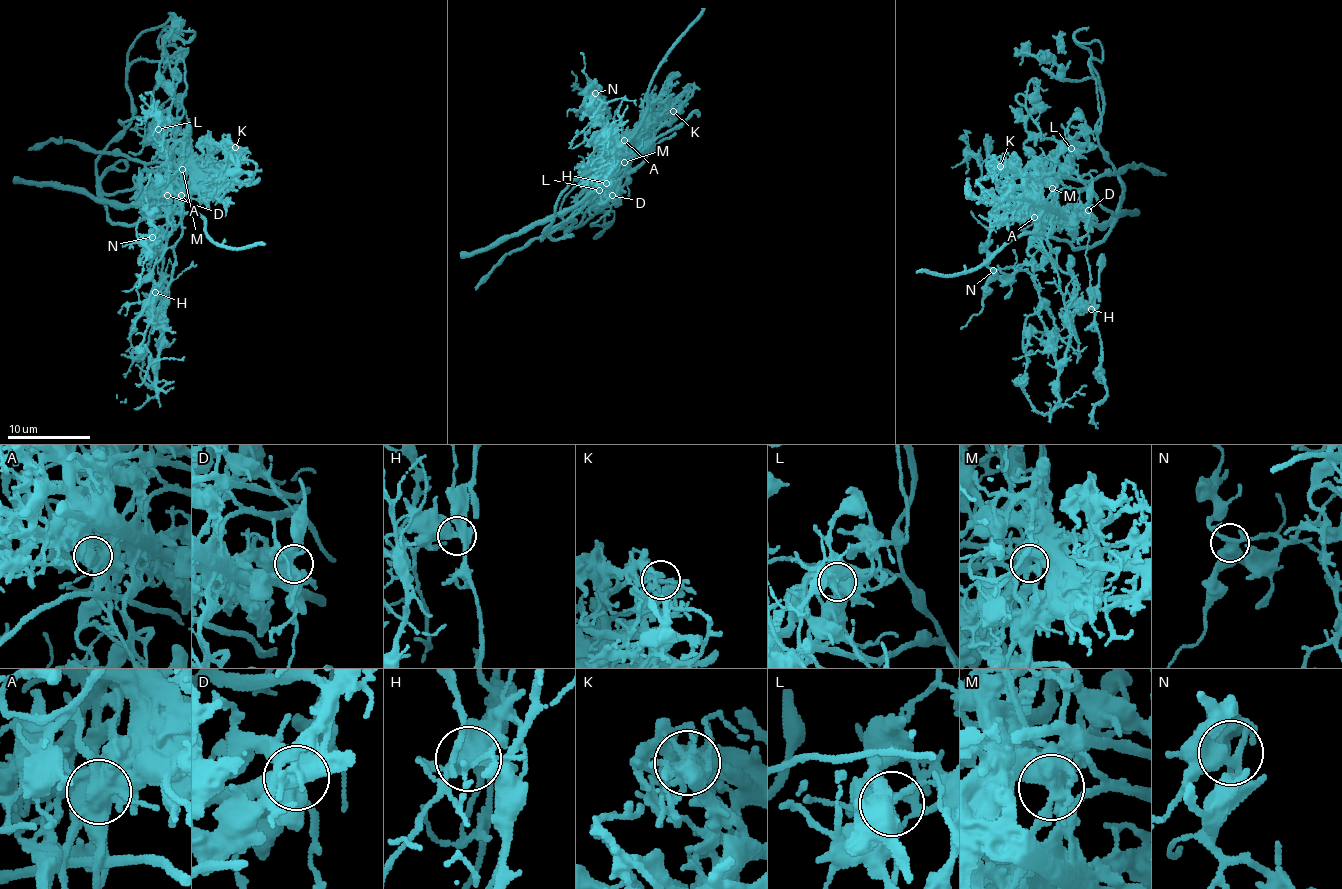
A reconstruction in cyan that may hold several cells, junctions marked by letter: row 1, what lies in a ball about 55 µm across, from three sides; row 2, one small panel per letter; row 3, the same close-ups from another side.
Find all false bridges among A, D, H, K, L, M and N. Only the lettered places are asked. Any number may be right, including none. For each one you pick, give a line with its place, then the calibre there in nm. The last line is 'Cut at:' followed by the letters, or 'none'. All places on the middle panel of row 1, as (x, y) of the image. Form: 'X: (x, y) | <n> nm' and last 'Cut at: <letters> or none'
A: (624, 140) | 650 nm
K: (673, 111) | 340 nm
L: (599, 190) | 500 nm
M: (624, 162) | 480 nm
Cut at: A, K, L, M

